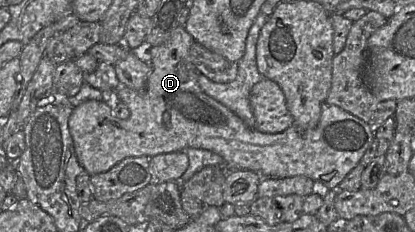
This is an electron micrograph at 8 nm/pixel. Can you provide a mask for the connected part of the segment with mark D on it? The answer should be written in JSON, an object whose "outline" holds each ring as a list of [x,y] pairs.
{"outline":[[[179,26],[167,42],[147,49],[146,58],[151,66],[151,72],[145,88],[133,90],[120,83],[112,92],[113,99],[123,102],[128,107],[130,111],[128,119],[114,116],[108,101],[88,100],[74,107],[69,117],[69,131],[76,157],[88,174],[106,172],[127,157],[152,157],[197,148],[220,155],[228,170],[251,170],[263,178],[306,176],[333,190],[337,189],[347,174],[359,164],[375,138],[374,130],[366,122],[337,106],[323,103],[319,122],[310,130],[300,131],[292,125],[283,132],[270,134],[250,128],[228,107],[201,89],[198,83],[198,75],[201,73],[192,63],[190,55],[190,47],[194,42],[194,38],[185,27]]]}

